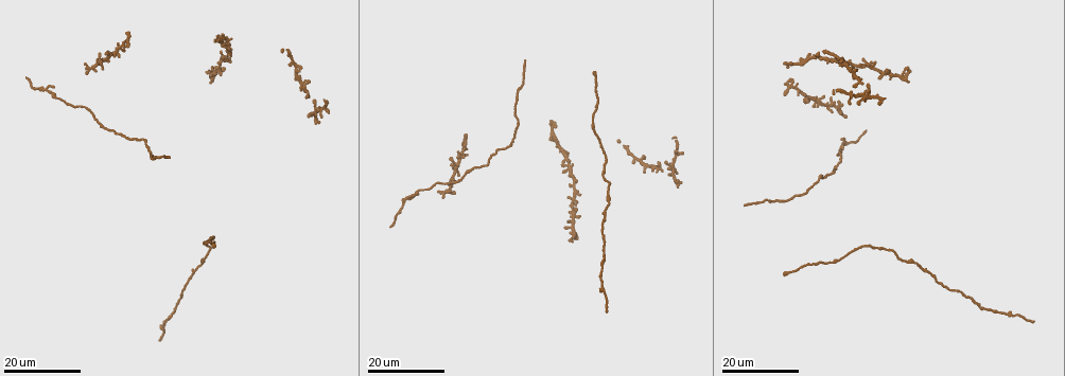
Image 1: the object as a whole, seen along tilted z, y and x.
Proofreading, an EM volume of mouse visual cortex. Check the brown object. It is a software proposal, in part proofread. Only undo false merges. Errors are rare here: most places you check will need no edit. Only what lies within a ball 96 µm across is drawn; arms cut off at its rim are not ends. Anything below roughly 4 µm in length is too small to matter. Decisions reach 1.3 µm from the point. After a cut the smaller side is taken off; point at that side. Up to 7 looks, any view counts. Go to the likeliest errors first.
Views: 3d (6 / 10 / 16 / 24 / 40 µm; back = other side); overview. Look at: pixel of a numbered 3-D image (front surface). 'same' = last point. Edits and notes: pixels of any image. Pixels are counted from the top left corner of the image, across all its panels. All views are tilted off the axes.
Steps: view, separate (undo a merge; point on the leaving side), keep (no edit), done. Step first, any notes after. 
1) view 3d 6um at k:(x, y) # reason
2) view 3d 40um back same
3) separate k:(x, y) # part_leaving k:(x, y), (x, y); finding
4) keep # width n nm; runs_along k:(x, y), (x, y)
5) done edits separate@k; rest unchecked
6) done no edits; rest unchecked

view 3d 16um at 1:(870, 99)

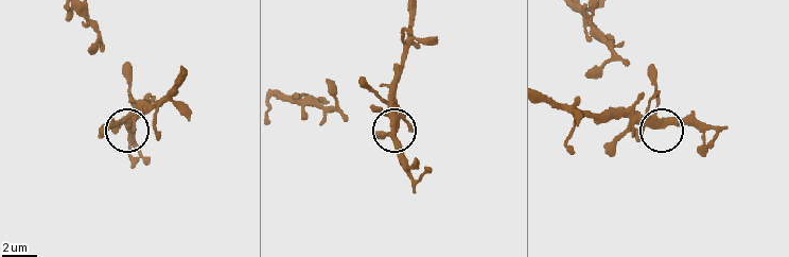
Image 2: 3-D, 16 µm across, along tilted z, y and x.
view 3d 10um at 2:(391, 127)

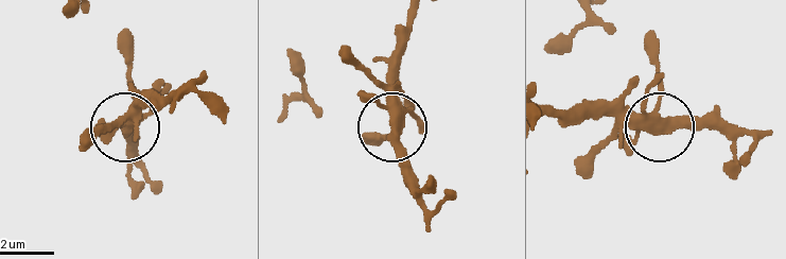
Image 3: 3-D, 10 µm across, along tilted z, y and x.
keep # side_arm 5 um; runs_along 3:(586, 12), (643, 40), (661, 123), (727, 124); all the same neuron

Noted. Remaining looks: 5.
view 3d 16um at 1:(516, 103) # thick turns thin

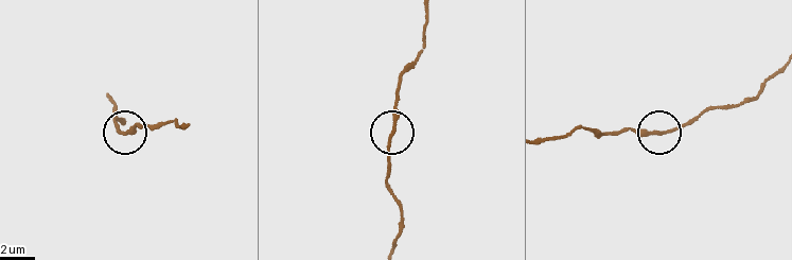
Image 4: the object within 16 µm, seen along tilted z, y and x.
view 3d 6um at 4:(659, 133)

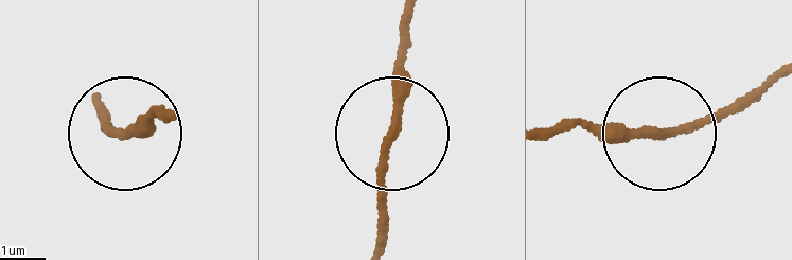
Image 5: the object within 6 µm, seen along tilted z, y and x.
keep # one neuron here

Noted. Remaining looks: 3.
view 3d 16um at 1:(570, 164)

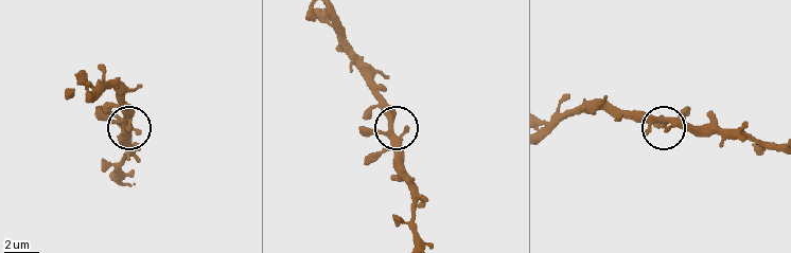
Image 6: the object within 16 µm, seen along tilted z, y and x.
view 3d 10um at 6:(399, 138)

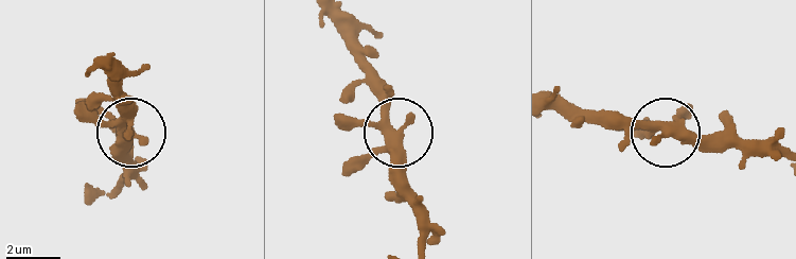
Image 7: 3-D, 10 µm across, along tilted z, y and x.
keep # one neuron here

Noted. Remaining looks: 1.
done no edits; rest unchecked

